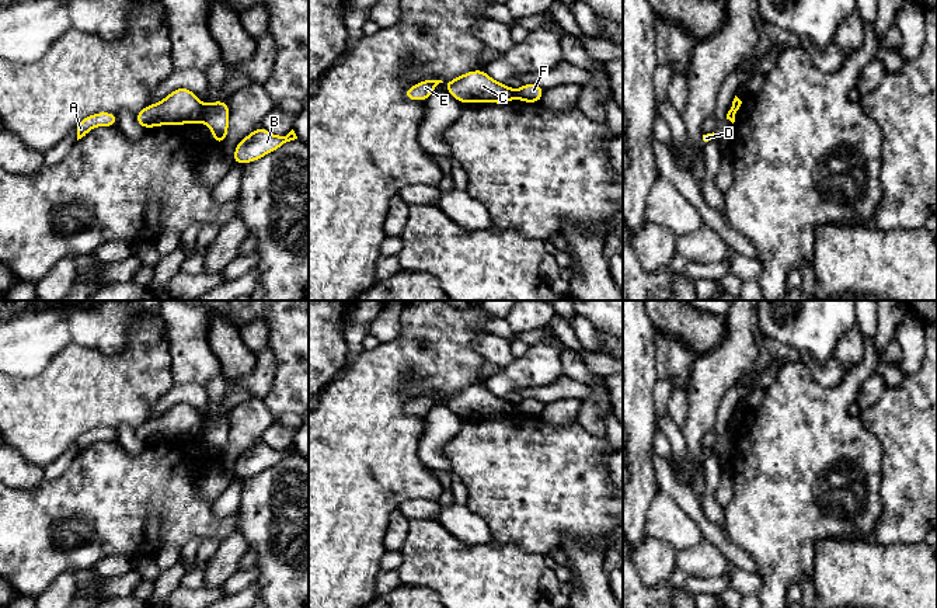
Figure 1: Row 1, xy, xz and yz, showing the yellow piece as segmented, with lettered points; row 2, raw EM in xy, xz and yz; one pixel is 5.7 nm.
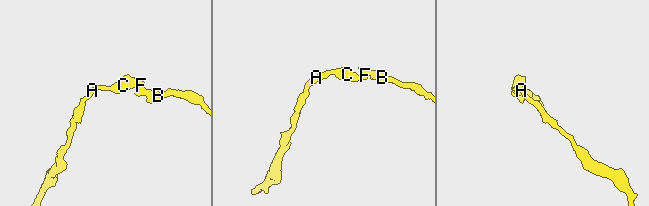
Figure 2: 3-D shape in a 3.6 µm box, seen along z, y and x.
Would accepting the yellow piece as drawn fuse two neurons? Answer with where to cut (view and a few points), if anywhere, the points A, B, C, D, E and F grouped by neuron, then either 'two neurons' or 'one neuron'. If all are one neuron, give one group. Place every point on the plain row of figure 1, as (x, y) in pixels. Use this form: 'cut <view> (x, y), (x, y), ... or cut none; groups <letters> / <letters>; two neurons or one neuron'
cut xy (205, 420), (199, 434); groups A C E / B D F; two neurons

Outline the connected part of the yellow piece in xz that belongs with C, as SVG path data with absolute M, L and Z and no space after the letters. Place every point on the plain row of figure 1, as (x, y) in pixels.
M473 385L464 388L452 396L446 396L447 407L466 417L509 417L516 413L513 403L501 396L492 395L484 385Z

